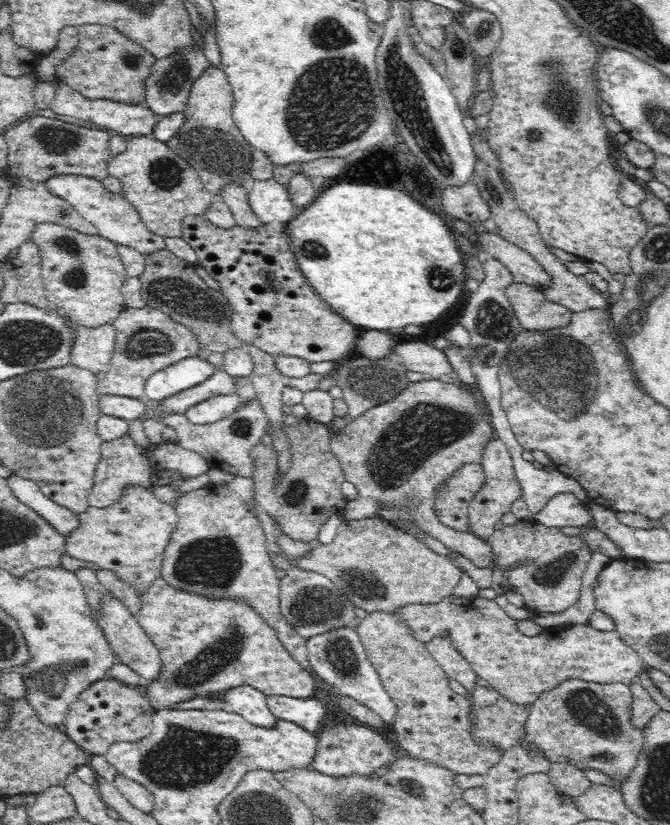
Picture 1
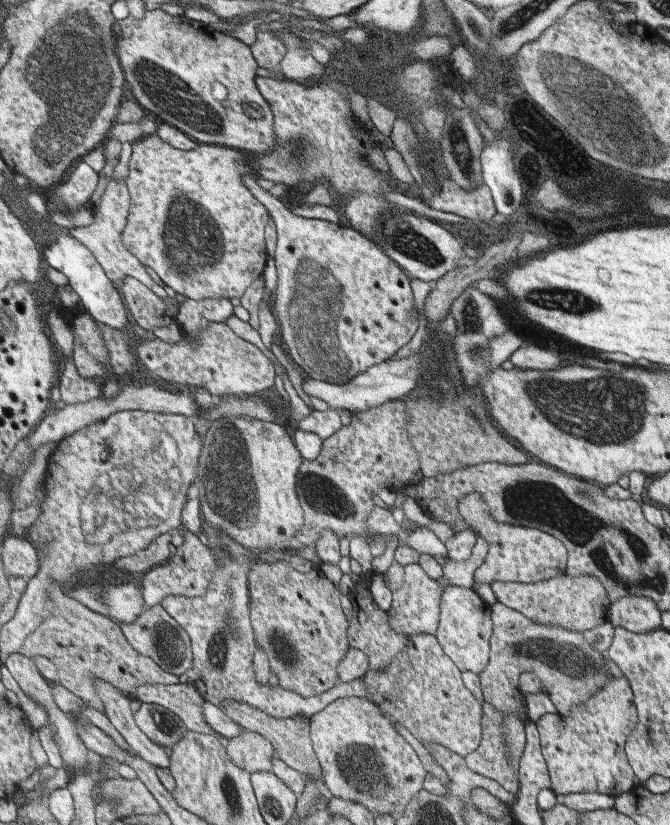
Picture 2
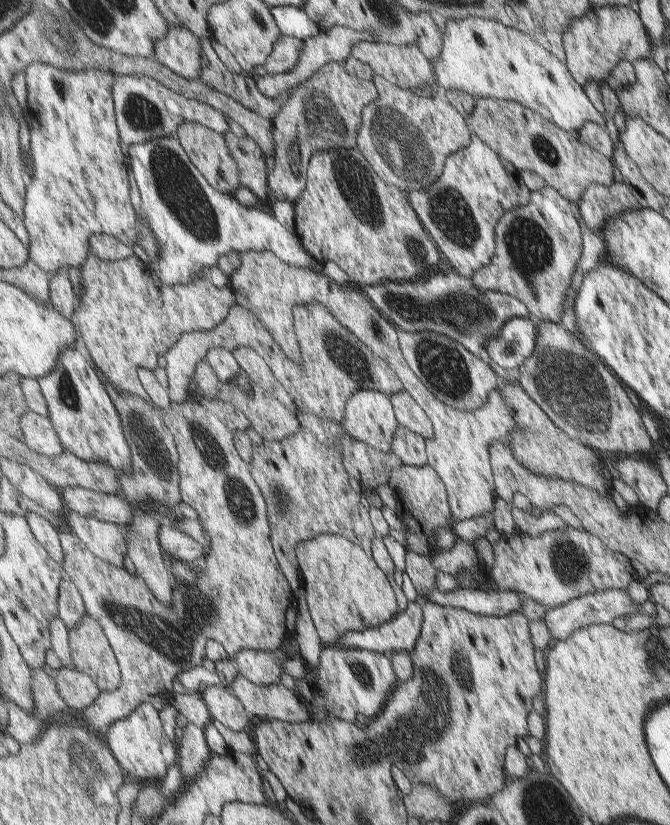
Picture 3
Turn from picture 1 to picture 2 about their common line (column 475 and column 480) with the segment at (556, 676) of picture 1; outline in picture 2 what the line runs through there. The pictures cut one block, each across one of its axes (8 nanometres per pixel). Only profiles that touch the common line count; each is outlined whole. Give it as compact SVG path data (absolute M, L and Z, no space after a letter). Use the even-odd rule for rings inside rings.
M446 586L440 596L438 624L433 636L460 669L479 674L486 670L493 636L490 605L471 588Z

